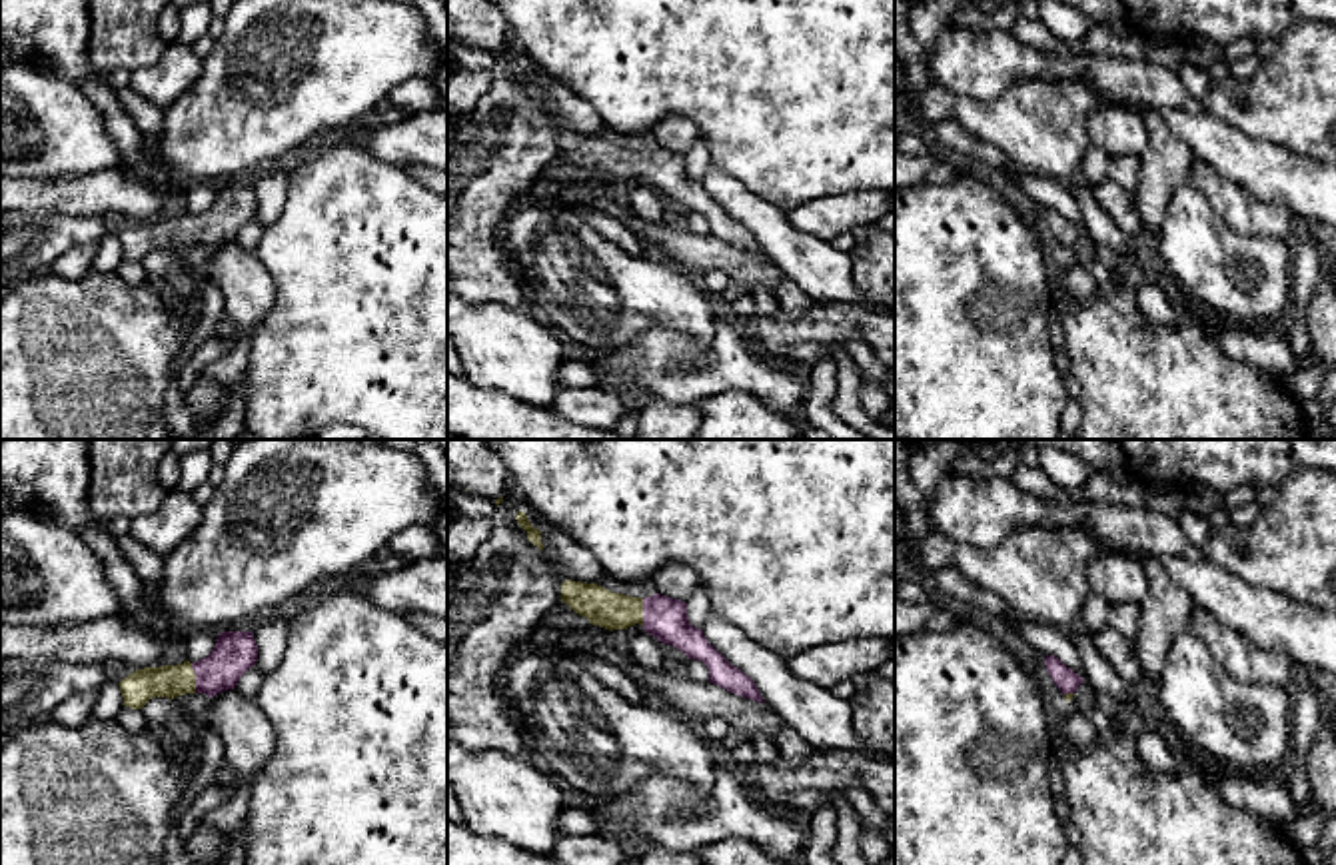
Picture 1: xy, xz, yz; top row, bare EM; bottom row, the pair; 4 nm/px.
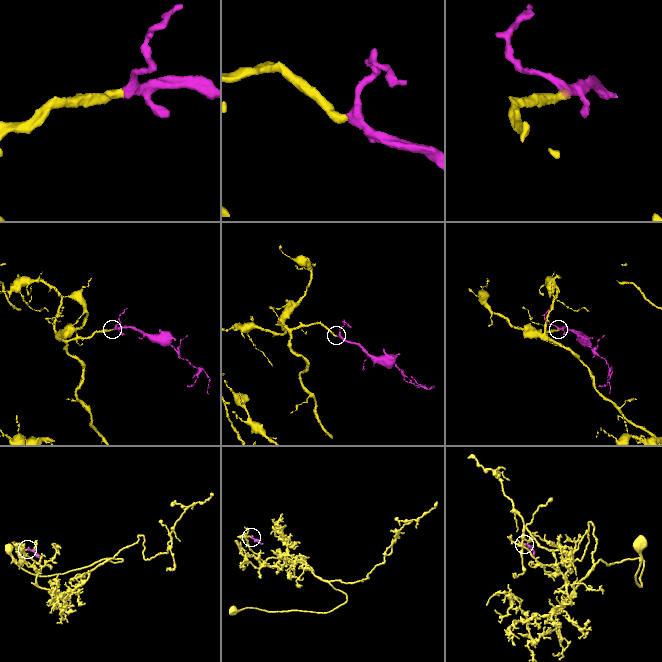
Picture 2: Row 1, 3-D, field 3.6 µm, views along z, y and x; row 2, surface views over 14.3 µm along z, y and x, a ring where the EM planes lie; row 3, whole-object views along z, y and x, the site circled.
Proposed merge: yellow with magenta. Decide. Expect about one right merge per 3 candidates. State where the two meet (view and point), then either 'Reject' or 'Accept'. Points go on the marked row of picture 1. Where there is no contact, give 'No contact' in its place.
Touches yellow at xy (194, 678). Accept

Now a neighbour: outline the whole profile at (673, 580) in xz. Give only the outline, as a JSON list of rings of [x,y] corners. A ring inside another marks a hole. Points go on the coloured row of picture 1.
[[[665,563],[651,575],[657,593],[687,601],[689,595],[699,585],[699,579],[693,569],[683,563]]]

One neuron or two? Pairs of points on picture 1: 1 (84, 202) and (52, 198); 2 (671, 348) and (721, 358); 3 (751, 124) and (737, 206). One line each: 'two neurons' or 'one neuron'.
1: one neuron
2: one neuron
3: two neurons

